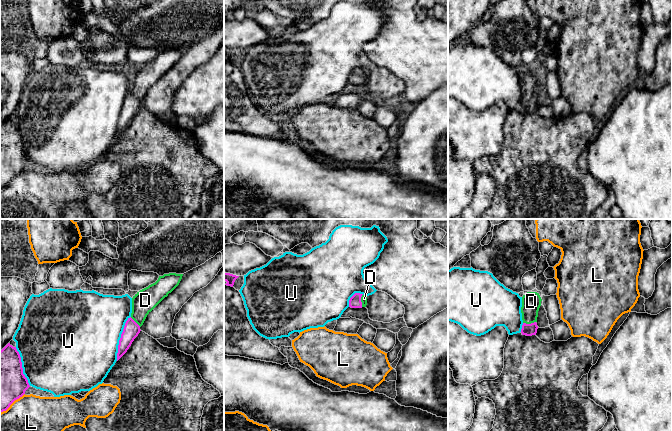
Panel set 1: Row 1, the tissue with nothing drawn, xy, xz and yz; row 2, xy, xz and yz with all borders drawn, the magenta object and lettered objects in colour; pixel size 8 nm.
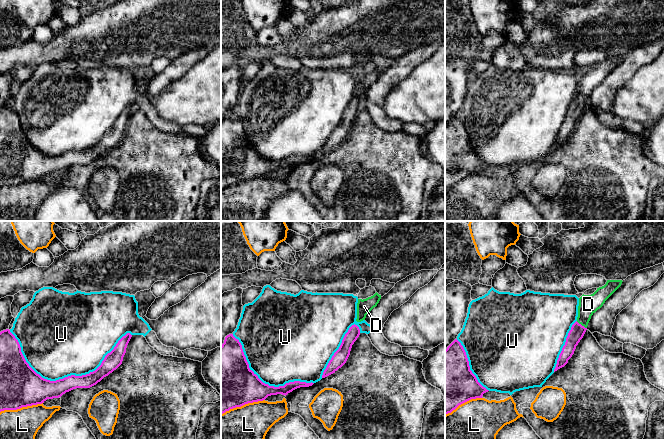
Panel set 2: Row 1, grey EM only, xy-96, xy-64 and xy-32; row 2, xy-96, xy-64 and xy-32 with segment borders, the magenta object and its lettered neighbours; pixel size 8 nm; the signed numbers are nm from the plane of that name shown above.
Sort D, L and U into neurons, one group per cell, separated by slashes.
D / L / U

